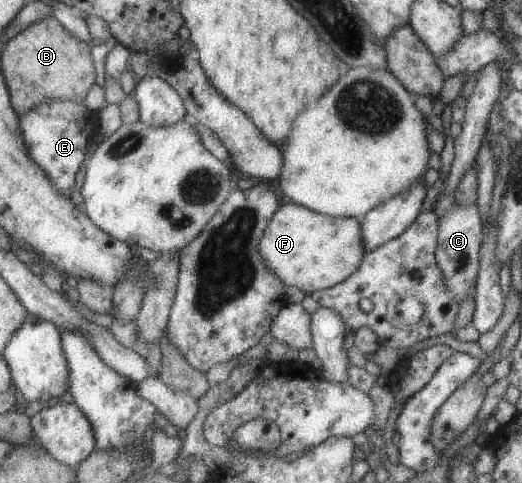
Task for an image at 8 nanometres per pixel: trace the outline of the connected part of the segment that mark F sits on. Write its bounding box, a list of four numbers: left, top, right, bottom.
[259,200,364,293]

